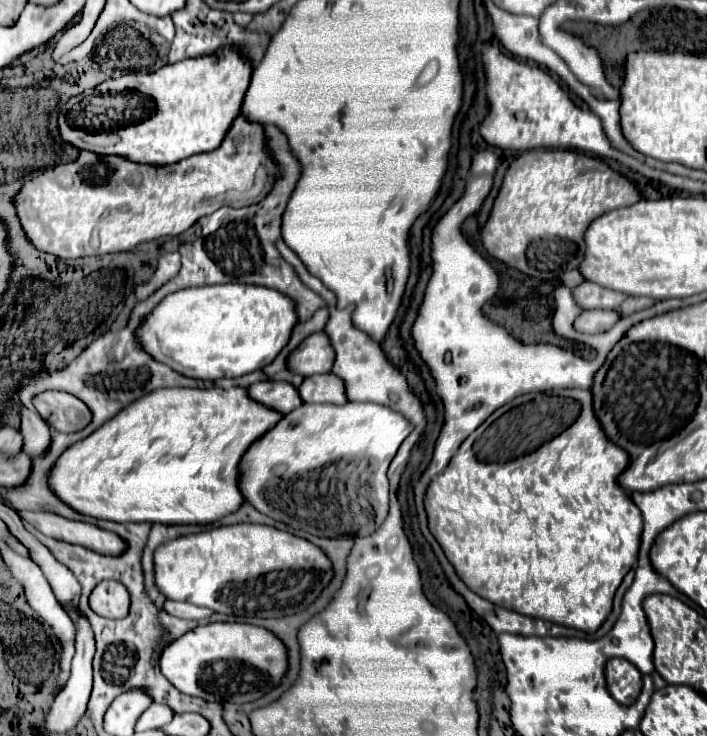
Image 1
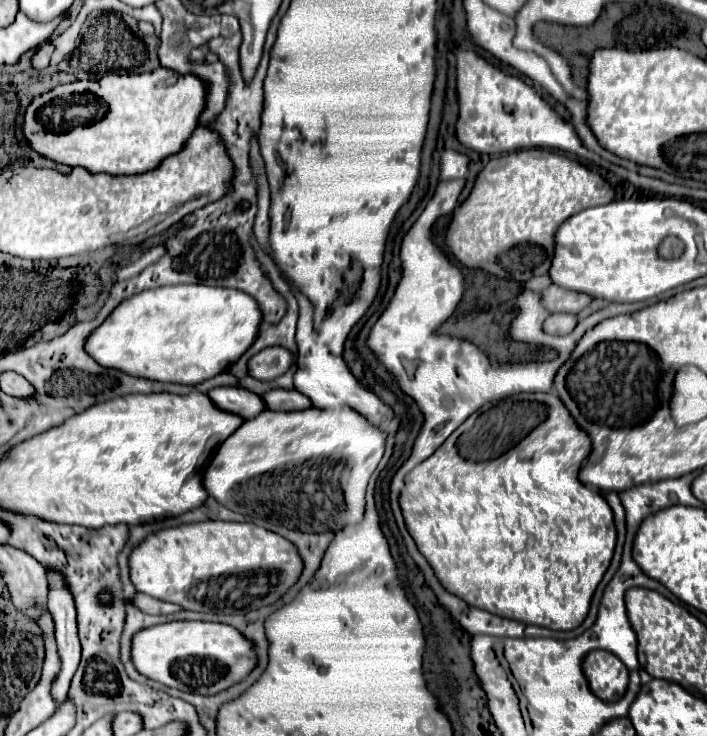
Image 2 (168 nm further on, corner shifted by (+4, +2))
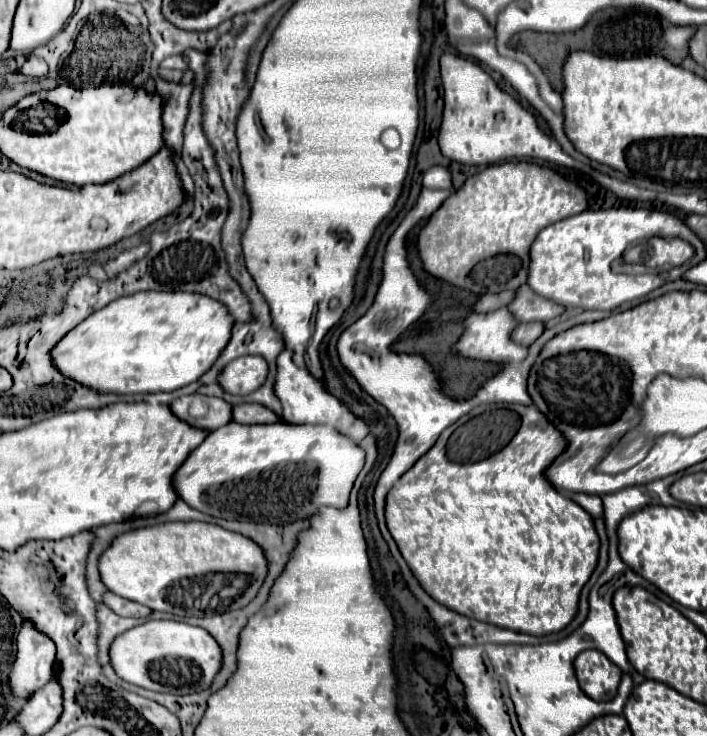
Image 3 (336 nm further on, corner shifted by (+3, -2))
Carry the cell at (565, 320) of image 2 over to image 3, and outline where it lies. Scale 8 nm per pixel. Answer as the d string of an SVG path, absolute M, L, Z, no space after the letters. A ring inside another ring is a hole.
M520 322L514 332L510 334L510 338L516 342L516 344L522 344L522 346L528 346L532 344L540 334L542 334L542 322Z

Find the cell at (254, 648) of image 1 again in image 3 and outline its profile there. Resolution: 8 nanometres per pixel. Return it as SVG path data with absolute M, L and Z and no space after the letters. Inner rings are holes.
M148 620L118 634L110 644L110 664L124 682L170 694L206 690L220 670L220 656L222 650L208 632L174 620Z

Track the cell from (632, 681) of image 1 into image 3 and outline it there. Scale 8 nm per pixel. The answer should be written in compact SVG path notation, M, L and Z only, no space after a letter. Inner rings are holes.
M584 650L574 660L580 688L592 700L612 700L618 692L622 672L598 650Z

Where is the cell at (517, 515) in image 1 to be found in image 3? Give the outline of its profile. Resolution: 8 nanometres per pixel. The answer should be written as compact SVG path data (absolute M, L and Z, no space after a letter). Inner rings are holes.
M522 406L518 412L522 412L522 428L518 428L506 448L494 452L490 460L480 458L472 438L466 438L466 434L460 438L460 428L464 426L458 424L452 432L448 450L444 432L434 448L396 480L386 496L384 514L388 532L396 540L402 558L434 600L474 620L542 636L560 632L576 616L580 590L596 568L598 534L588 512L552 488L544 476L554 456L566 448L564 436L534 406ZM446 452L454 462L464 464L450 464Z

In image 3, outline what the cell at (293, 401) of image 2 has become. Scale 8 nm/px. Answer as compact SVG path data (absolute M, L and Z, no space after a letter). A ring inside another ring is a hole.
M240 404L234 406L234 420L238 424L272 424L280 418L260 404Z

